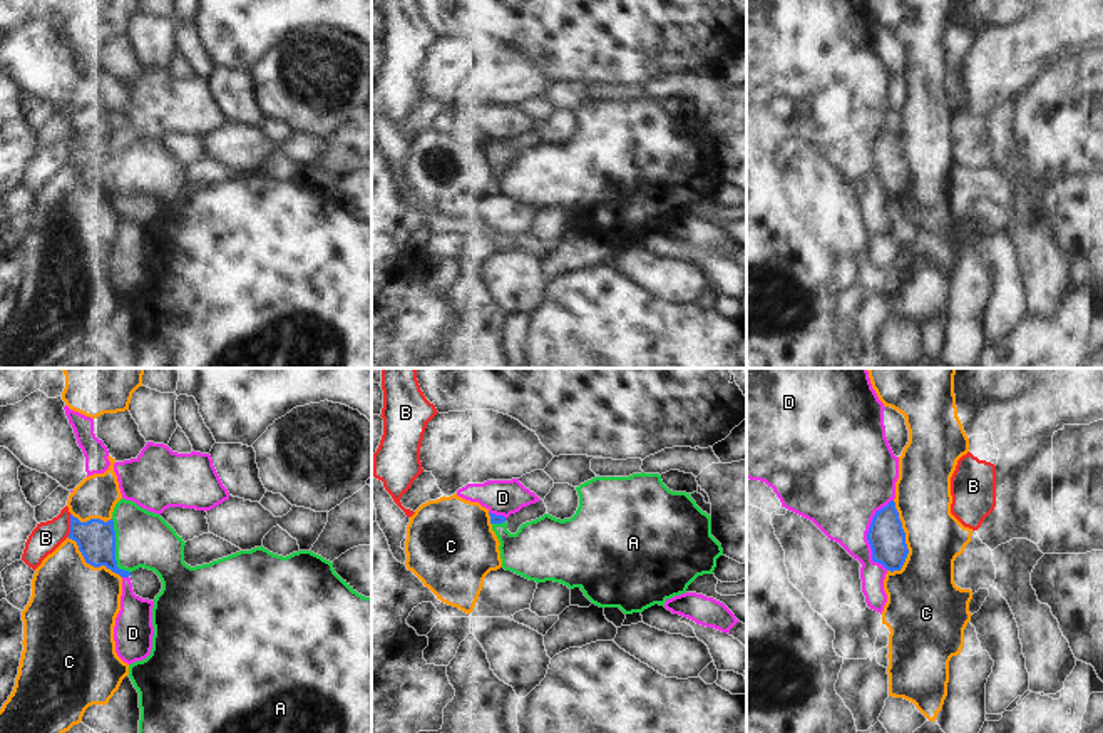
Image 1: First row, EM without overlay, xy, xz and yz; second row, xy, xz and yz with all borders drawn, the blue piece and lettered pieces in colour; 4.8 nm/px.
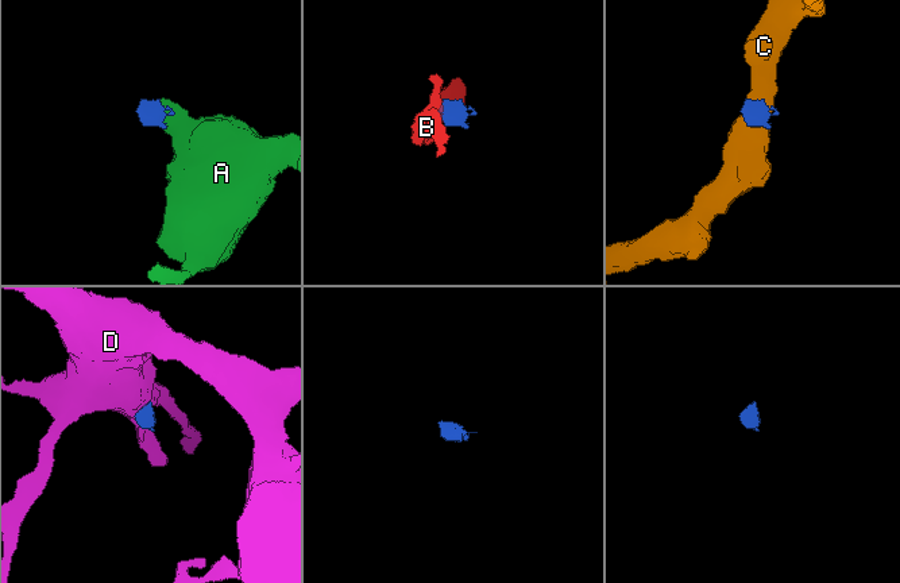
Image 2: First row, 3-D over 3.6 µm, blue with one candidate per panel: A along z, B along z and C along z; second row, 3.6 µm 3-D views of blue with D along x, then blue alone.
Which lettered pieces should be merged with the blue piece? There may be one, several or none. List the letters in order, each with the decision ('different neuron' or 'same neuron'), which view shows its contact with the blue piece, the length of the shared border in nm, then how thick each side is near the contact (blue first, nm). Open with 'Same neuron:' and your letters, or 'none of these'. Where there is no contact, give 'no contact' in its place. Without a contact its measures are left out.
Same neuron: A
A: same neuron; meets blue in xy; contact 280 nm long; 190 nm thick on the blue side, 280 nm on the other
B: different neuron; meets blue in xy; contact 110 nm long; 190 nm thick on the blue side, 150 nm on the other
C: different neuron; meets blue in xy; contact 320 nm long; 190 nm thick on the blue side, 420 nm on the other
D: different neuron; meets blue in yz; contact 340 nm long; 180 nm thick on the blue side, 400 nm on the other

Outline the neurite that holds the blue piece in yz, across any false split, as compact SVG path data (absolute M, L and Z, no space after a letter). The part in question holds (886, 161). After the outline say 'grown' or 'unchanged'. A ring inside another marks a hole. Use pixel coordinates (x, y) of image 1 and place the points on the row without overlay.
M894 126L875 137L867 157L867 166L874 187L882 189L890 197L902 194L909 174Z; unchanged

